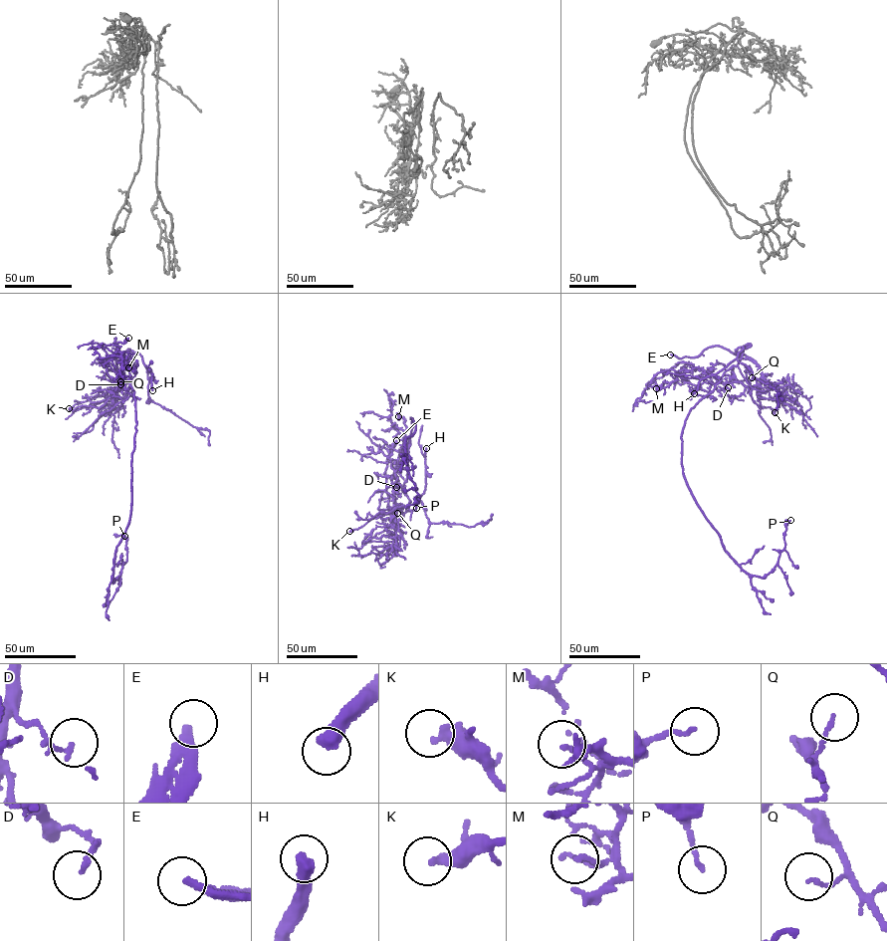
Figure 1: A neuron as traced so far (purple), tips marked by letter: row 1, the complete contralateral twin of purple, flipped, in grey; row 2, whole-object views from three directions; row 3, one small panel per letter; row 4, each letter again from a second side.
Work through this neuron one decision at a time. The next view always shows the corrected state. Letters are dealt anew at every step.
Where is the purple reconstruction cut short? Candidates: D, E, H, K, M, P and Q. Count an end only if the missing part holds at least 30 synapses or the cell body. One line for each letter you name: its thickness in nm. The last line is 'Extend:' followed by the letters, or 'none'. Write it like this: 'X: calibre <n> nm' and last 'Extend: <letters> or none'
E: calibre 280 nm
H: calibre 420 nm
Extend: E, H

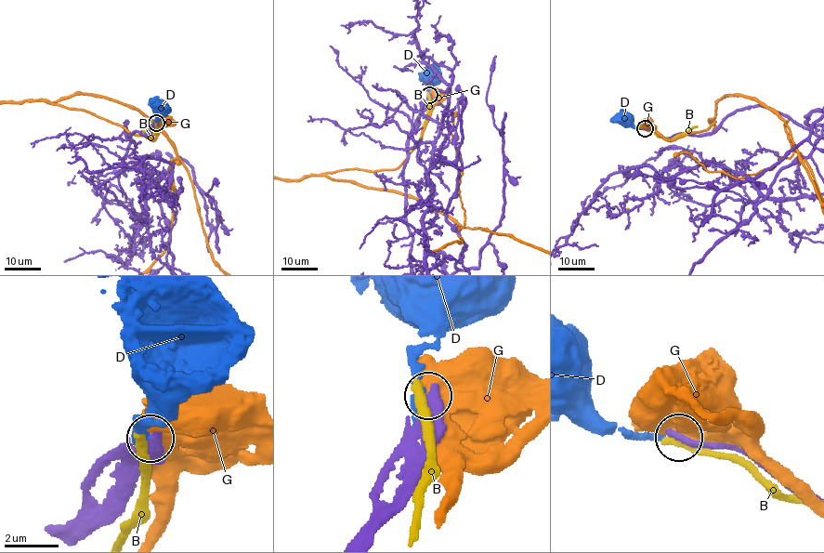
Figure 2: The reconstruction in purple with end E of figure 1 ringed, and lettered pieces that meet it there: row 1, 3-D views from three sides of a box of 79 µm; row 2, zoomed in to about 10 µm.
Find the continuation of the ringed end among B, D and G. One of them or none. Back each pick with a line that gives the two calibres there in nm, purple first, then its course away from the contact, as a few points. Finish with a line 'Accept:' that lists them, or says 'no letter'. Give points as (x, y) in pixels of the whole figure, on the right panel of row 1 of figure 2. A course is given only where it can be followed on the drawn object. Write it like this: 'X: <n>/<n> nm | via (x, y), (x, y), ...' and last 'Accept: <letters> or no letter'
D: 440/320 nm
Accept: D

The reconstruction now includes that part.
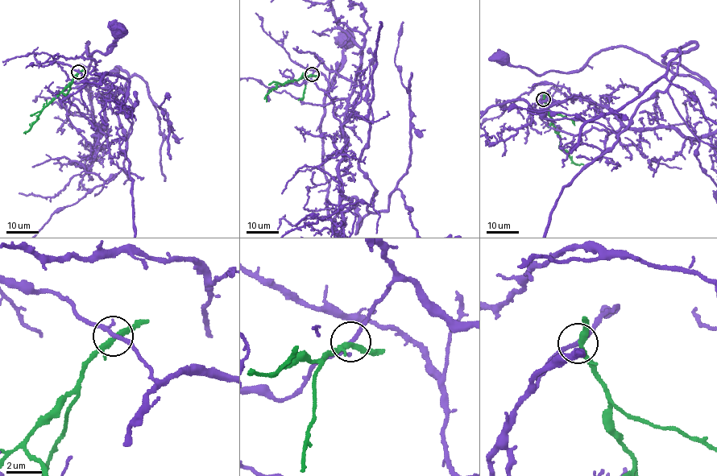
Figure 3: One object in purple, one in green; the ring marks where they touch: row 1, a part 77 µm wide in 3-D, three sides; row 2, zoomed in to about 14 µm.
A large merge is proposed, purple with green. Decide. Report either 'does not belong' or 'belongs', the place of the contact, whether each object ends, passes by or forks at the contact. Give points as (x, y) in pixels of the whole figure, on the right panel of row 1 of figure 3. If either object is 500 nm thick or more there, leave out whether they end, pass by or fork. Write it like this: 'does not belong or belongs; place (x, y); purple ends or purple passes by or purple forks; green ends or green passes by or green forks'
does not belong; place (543, 99); purple forks; green forks

